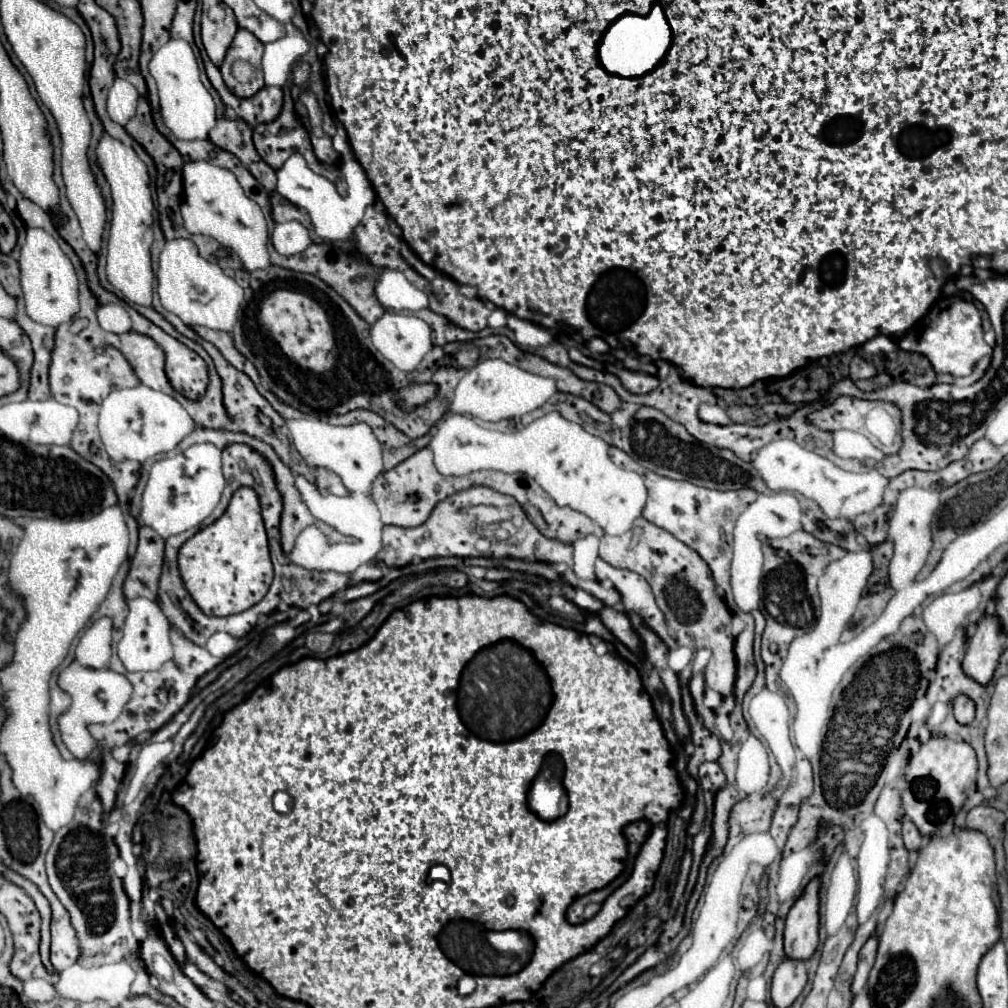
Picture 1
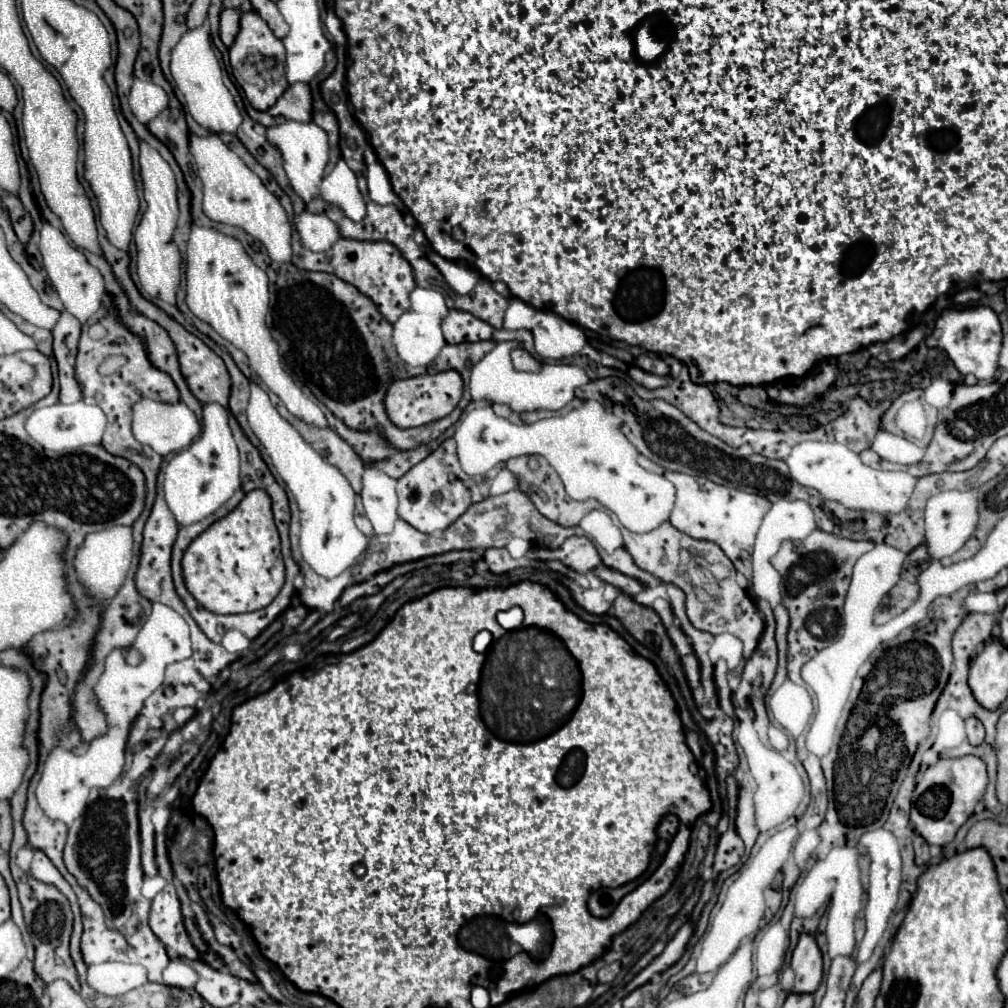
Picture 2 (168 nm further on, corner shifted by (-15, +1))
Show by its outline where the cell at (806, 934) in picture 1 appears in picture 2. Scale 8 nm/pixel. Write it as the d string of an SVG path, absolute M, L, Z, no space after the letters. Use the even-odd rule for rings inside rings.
M802 933L792 953L792 969L796 971L796 993L814 993L822 979L822 951L816 937Z

